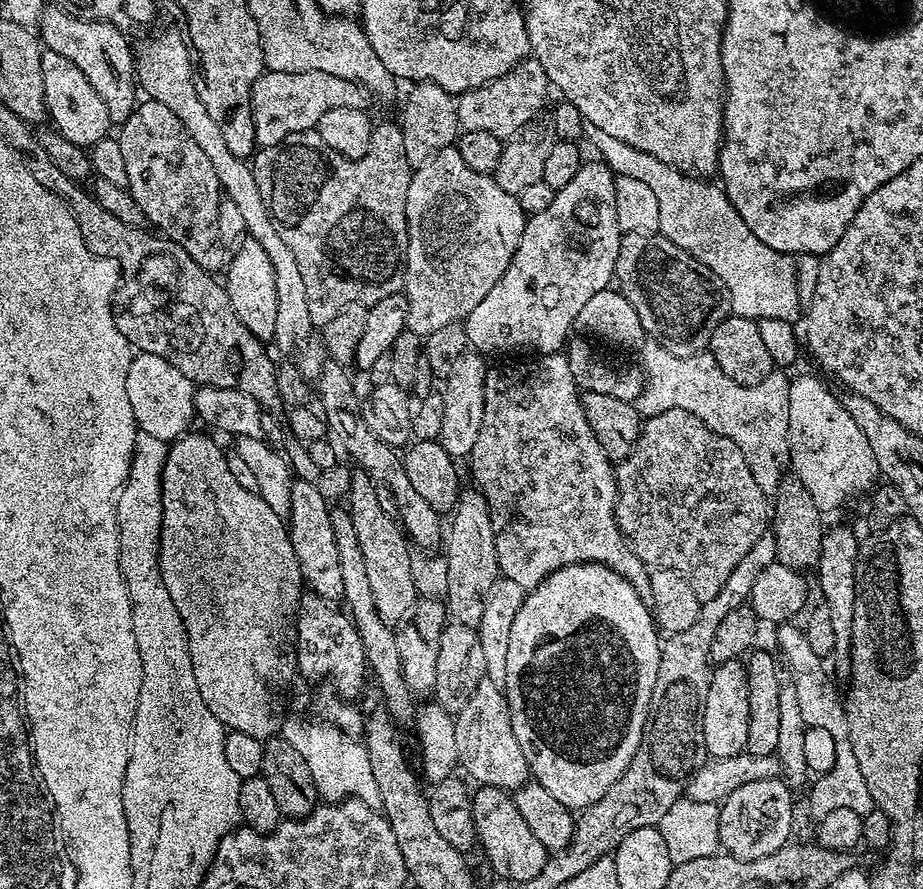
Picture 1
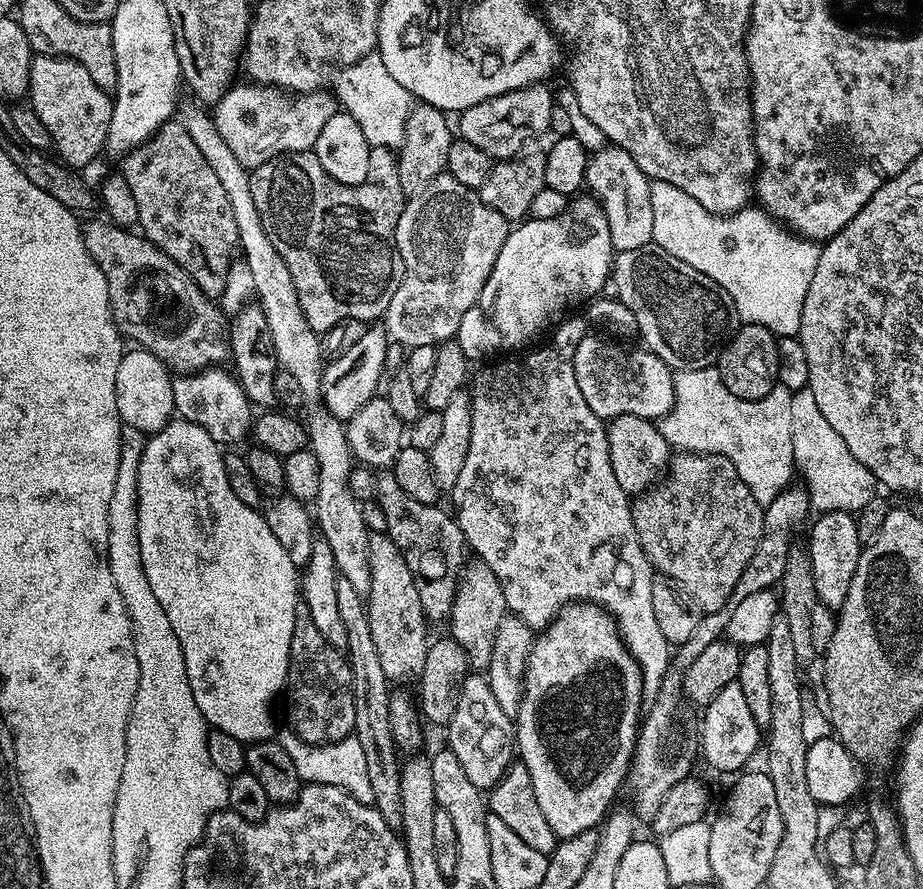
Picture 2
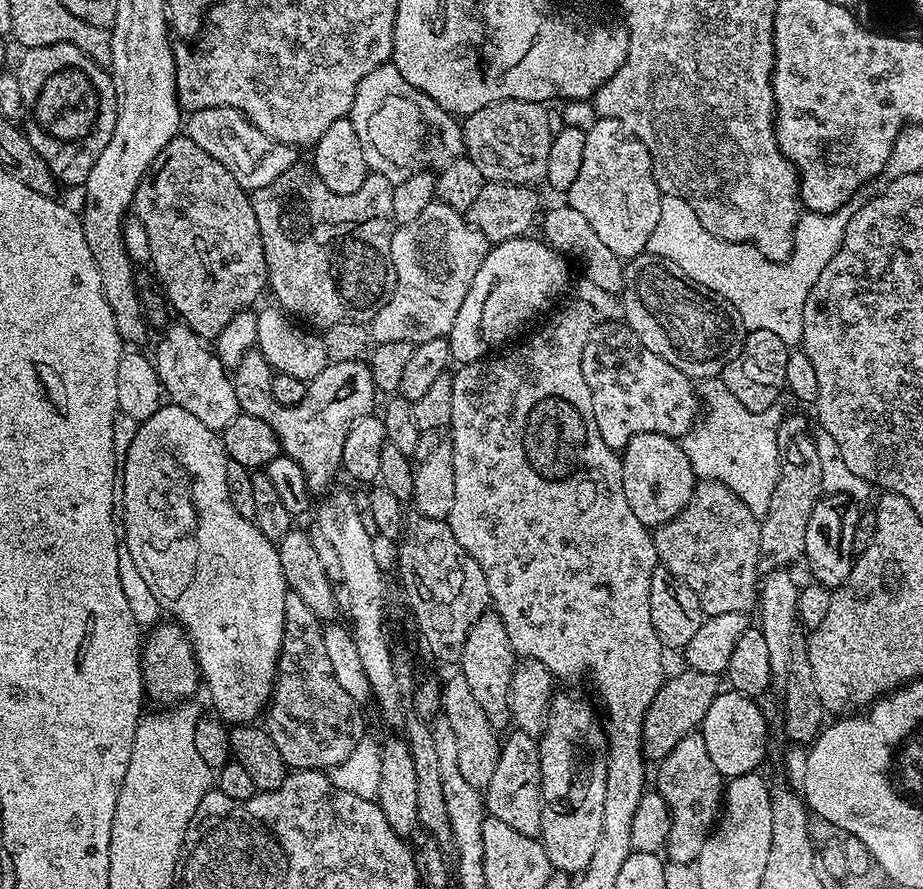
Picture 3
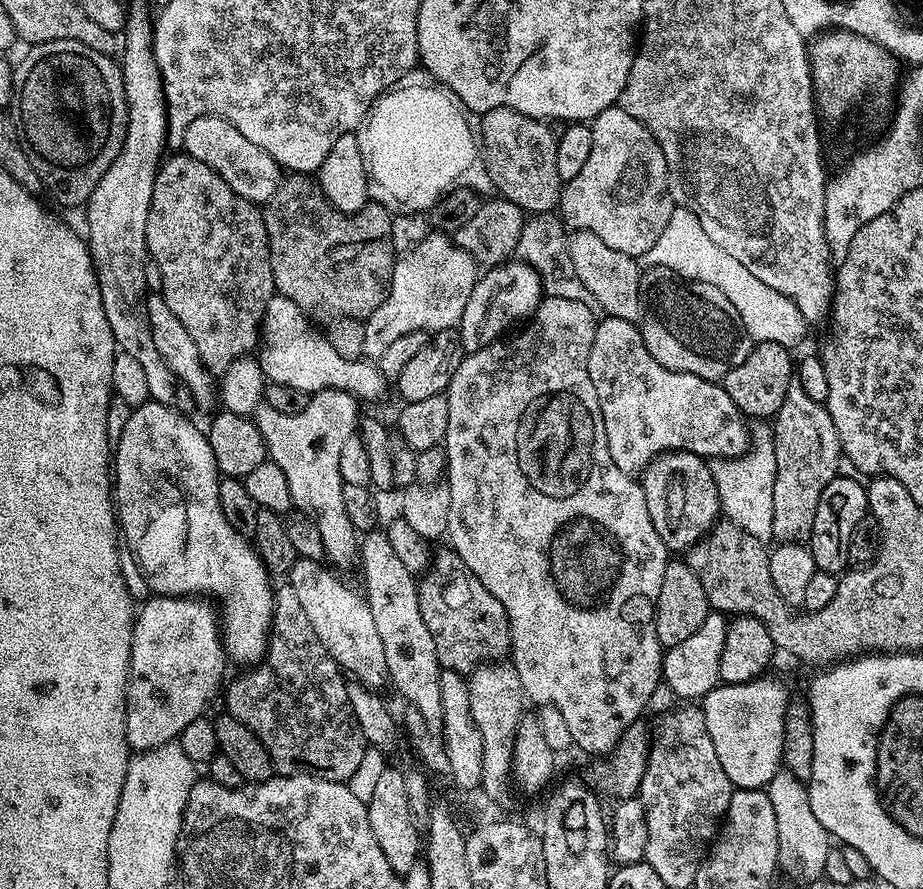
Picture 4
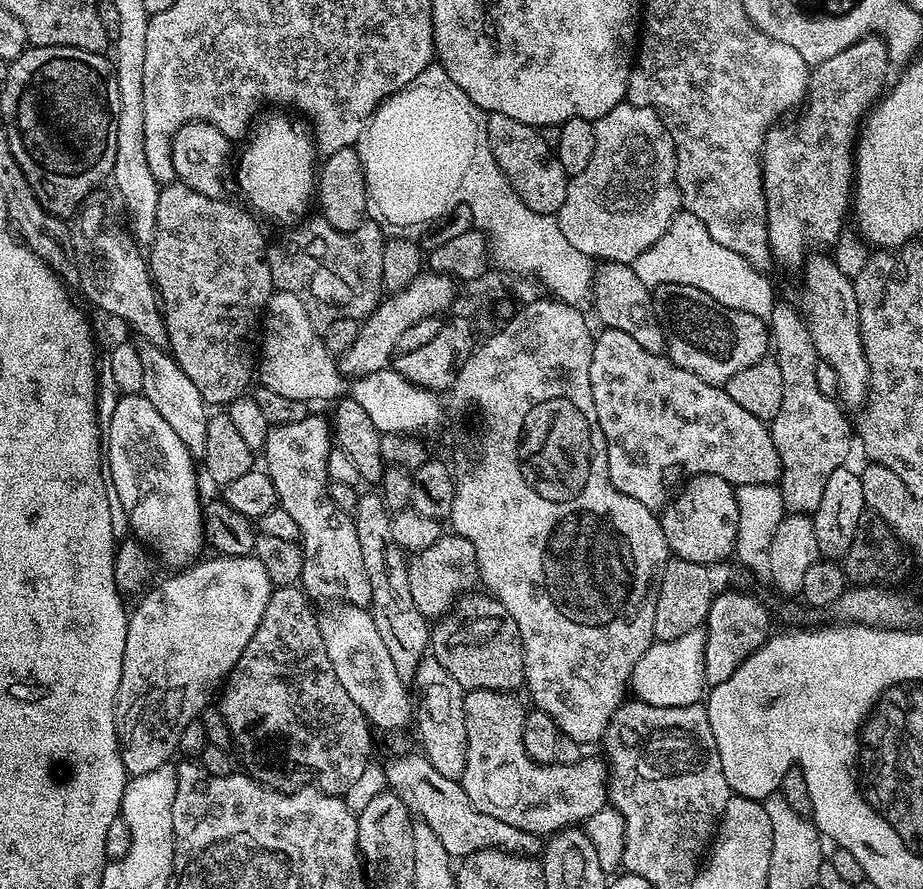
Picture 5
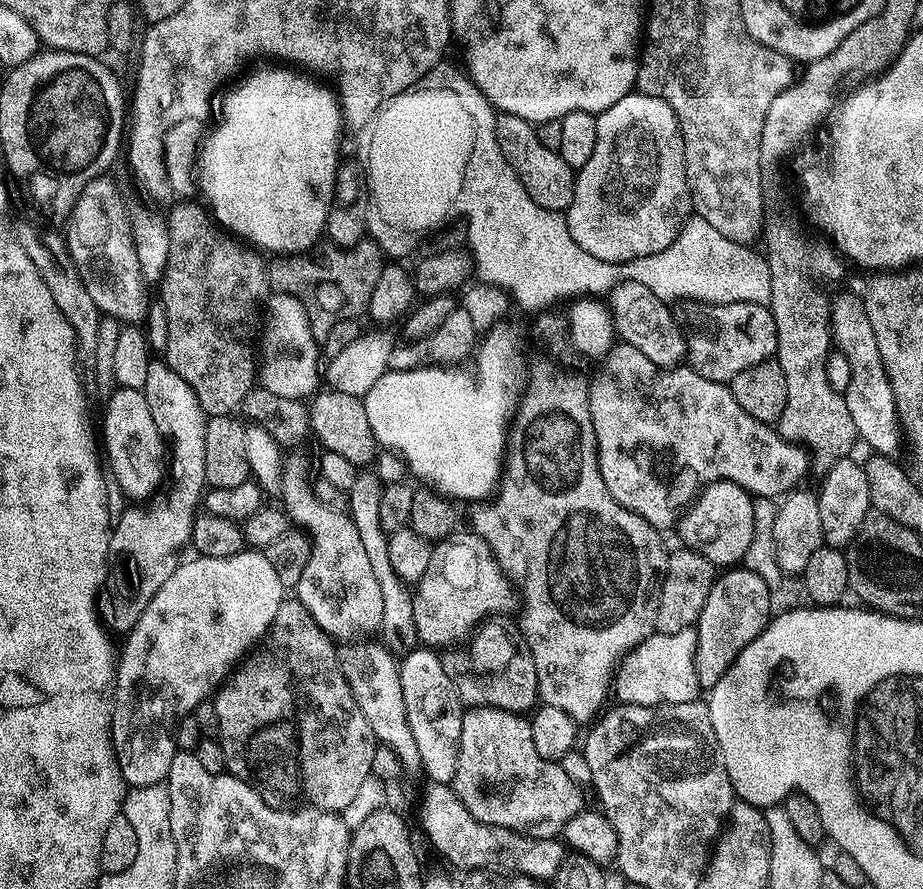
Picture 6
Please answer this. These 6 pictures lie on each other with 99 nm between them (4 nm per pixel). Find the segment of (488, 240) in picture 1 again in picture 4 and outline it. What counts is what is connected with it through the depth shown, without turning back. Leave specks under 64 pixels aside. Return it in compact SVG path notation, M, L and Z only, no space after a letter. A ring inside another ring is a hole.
M429 231L428 236L422 238L422 242L415 244L395 261L392 281L382 306L378 306L364 320L364 356L379 358L382 350L402 338L402 334L431 334L456 328L462 318L462 310L466 310L466 302L470 302L470 294L477 279L476 259L458 247L451 235Z

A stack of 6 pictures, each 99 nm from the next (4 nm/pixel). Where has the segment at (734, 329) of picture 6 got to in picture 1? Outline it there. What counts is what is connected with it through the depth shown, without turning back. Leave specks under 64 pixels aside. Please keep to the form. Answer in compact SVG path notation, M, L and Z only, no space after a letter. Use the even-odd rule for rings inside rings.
M659 234L621 235L614 280L626 302L634 306L645 333L670 354L698 356L709 347L713 325L704 324L704 319L716 304L718 281L686 250Z

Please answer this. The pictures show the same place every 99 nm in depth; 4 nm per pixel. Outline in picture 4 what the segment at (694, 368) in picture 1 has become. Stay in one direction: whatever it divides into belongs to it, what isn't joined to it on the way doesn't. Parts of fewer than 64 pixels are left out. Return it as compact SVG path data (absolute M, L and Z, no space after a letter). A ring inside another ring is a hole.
M756 422L750 428L750 447L743 456L733 460L713 459L710 464L714 486L718 486L718 498L723 515L737 524L750 538L765 542L772 540L774 530L774 442L767 423Z

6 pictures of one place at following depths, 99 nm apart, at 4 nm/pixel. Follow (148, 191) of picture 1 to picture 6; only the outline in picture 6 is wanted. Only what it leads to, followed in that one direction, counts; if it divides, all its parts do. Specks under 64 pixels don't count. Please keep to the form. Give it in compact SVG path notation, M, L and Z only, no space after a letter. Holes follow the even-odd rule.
M180 202L172 216L167 217L172 245L167 271L162 279L164 320L168 323L168 337L164 340L162 356L174 374L194 390L194 398L198 398L205 414L209 417L231 416L243 405L246 394L258 380L258 348L254 341L261 335L262 309L270 295L269 269L255 251L245 250L230 238L219 240L212 233L213 225L205 211L203 214L188 203Z

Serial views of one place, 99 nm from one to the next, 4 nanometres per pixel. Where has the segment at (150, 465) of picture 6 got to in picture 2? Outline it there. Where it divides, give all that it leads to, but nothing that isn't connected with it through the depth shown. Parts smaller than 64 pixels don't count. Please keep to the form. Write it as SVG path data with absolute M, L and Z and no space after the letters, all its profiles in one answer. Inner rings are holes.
M176 418L168 423L172 422L161 432L148 436L146 450L142 450L142 462L138 462L138 550L142 550L142 570L146 570L146 579L150 581L150 590L154 590L154 598L158 598L162 610L166 610L166 618L170 618L170 626L174 634L178 634L178 642L182 642L186 674L190 678L190 690L194 690L198 710L202 710L205 720L215 731L234 734L234 738L243 740L245 745L257 744L260 740L273 739L278 732L276 699L285 695L288 683L290 638L294 634L298 603L298 565L290 562L286 546L274 538L274 530L270 530L263 515L257 509L246 506L246 502L241 502L234 490L230 490L221 445L194 422Z

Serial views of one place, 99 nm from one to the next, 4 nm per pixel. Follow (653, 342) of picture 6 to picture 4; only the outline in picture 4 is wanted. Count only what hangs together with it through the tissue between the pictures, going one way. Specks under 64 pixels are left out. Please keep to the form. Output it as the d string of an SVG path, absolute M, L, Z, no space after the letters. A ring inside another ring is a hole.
M580 229L569 235L568 250L577 276L596 297L602 312L610 317L637 321L642 312L640 307L641 269L637 259L623 254L620 250L611 249L596 234Z

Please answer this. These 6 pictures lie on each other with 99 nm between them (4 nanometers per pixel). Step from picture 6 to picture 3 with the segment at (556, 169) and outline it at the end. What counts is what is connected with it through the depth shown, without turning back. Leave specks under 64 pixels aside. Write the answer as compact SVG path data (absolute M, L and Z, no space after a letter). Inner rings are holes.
M503 100L468 112L462 120L464 152L467 159L472 160L474 166L478 166L478 170L482 170L485 181L493 184L539 185L546 174L546 160L550 158L553 138L546 123L547 112L548 108L544 104L535 104L529 100Z

